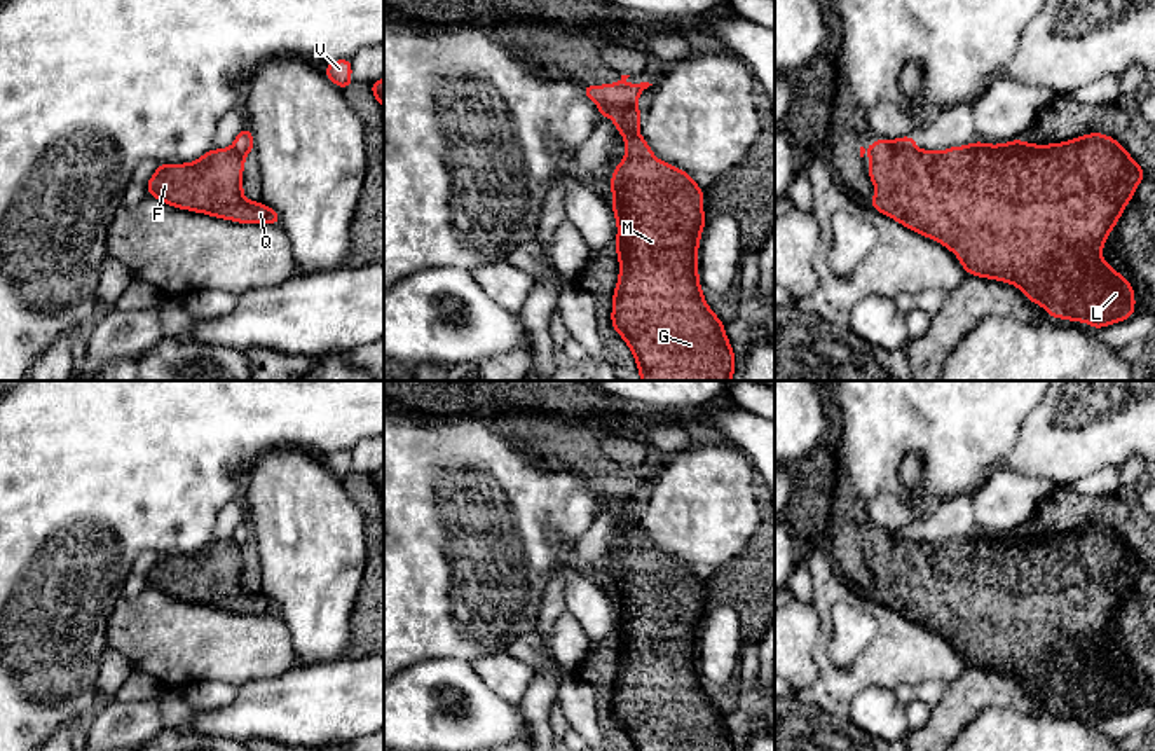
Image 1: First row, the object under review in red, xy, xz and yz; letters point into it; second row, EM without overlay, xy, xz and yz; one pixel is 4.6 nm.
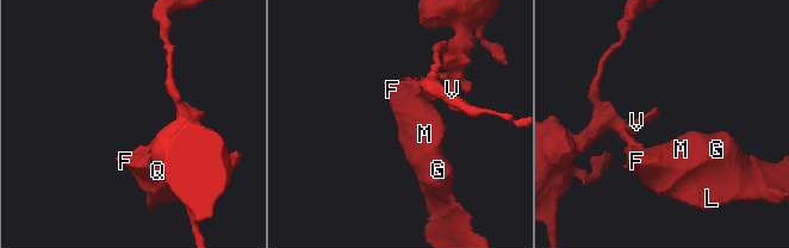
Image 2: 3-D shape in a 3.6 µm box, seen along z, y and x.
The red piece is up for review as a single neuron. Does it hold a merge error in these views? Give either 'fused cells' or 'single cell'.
fused cells

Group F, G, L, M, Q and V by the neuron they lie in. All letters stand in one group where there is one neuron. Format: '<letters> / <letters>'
F G L M Q / V

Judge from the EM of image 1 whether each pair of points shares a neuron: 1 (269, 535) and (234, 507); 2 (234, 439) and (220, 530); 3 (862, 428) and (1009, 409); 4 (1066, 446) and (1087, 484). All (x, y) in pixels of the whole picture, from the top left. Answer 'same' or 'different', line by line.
1: different
2: different
3: same
4: different

